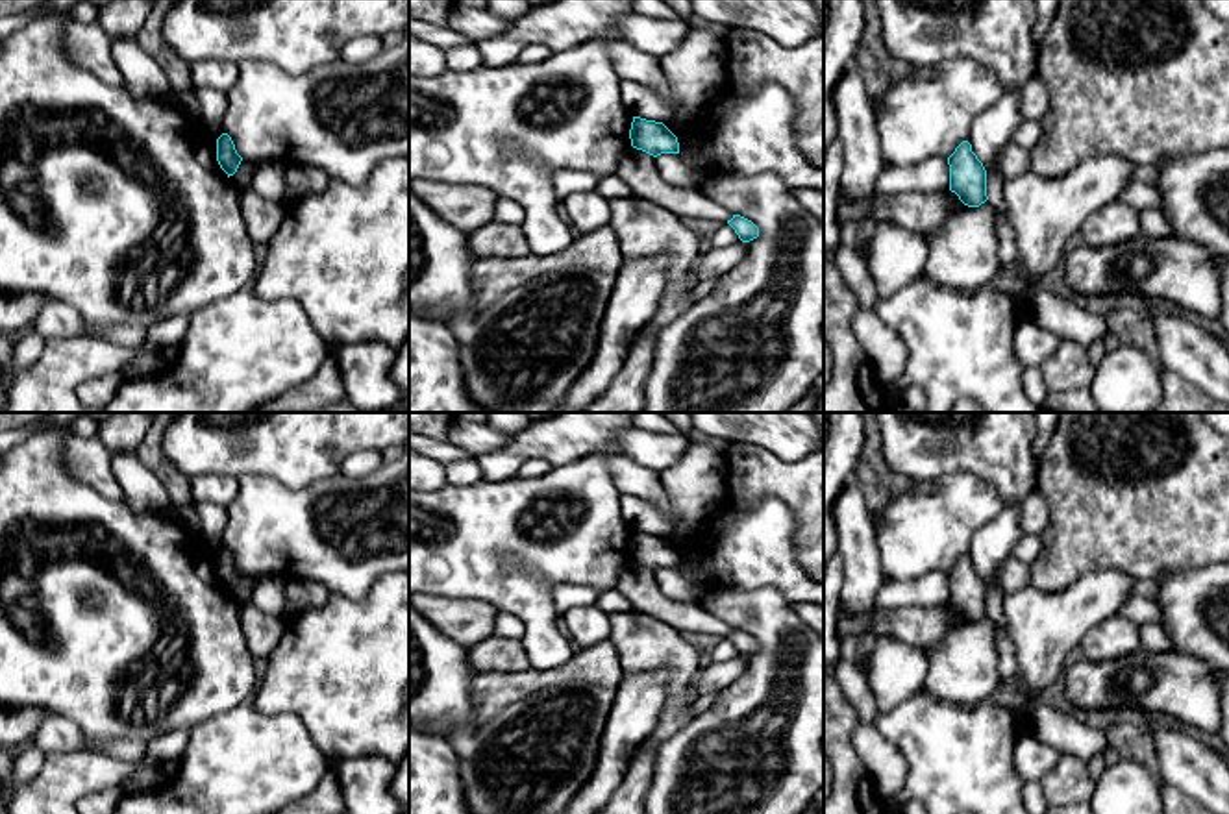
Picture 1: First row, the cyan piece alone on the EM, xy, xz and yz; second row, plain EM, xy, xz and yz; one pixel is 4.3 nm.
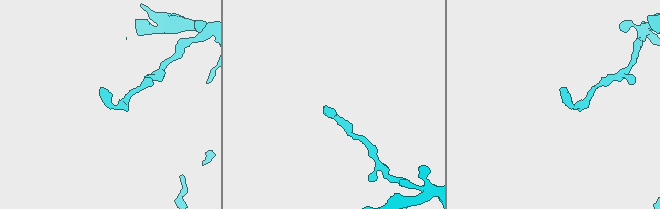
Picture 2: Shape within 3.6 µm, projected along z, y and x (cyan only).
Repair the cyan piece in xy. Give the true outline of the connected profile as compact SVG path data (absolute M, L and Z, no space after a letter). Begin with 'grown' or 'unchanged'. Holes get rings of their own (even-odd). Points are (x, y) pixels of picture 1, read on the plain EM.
unchanged; M222 548L217 553L217 575L220 583L230 590L233 590L242 575L237 568L235 559L228 548Z

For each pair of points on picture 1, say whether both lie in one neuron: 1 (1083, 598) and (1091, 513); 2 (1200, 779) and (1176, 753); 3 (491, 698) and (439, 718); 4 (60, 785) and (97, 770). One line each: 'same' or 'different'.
1: different
2: same
3: different
4: same

